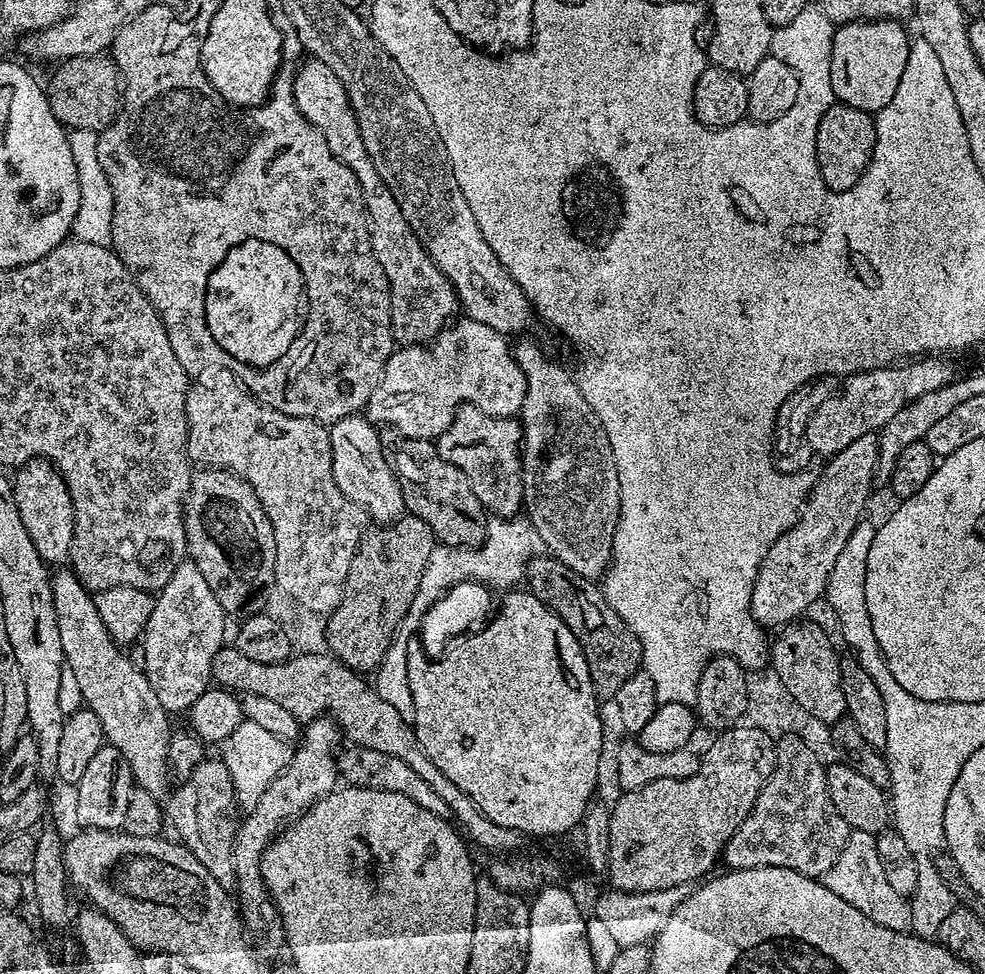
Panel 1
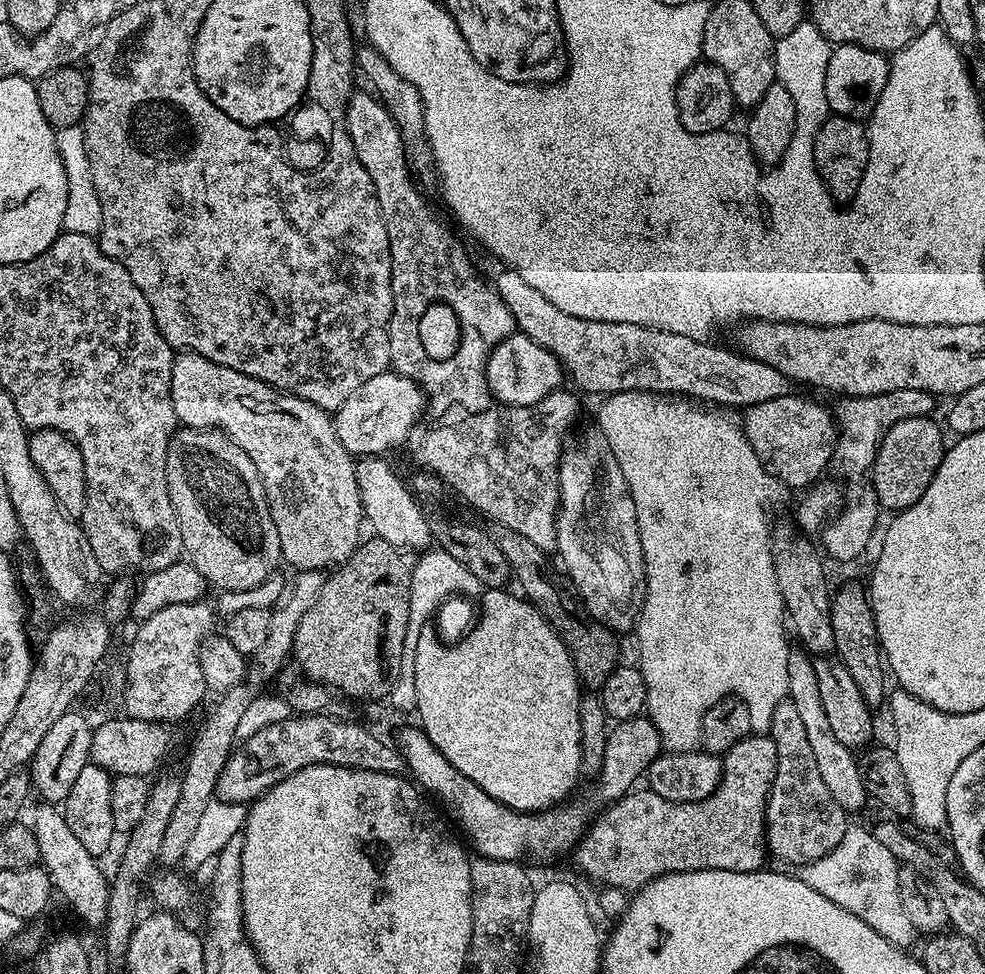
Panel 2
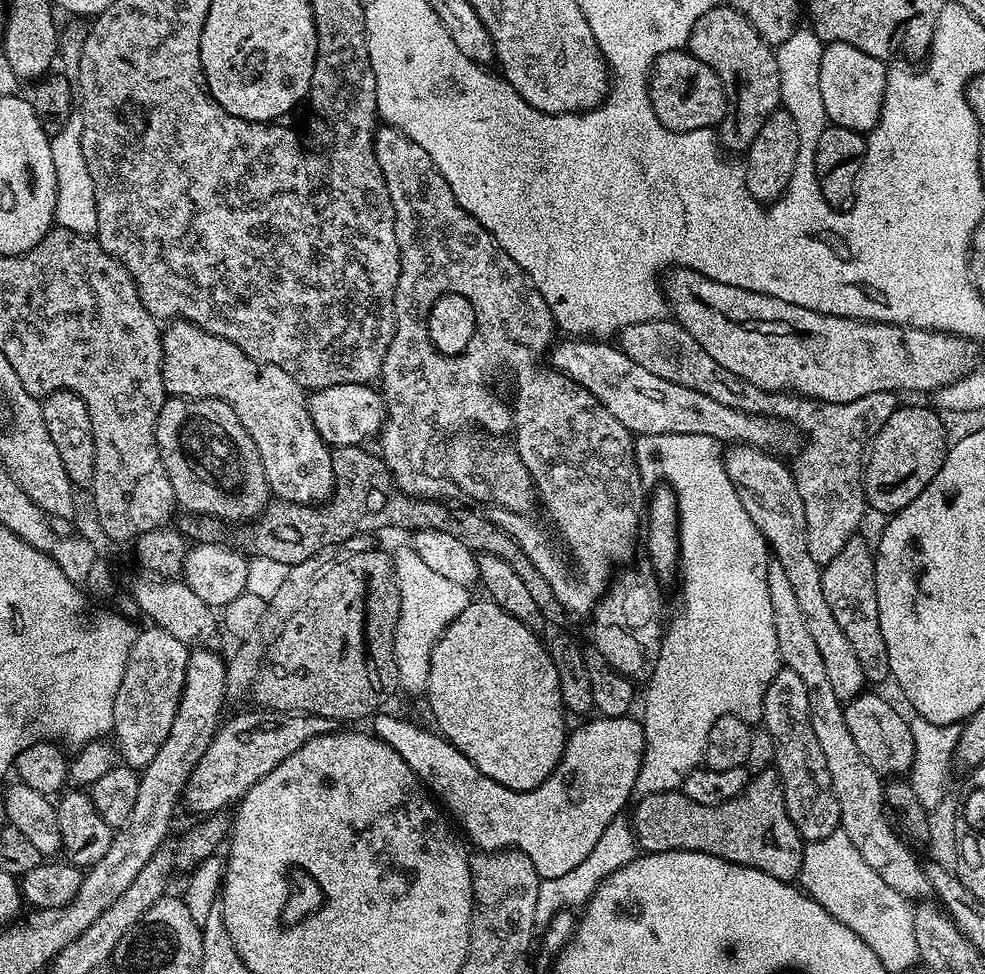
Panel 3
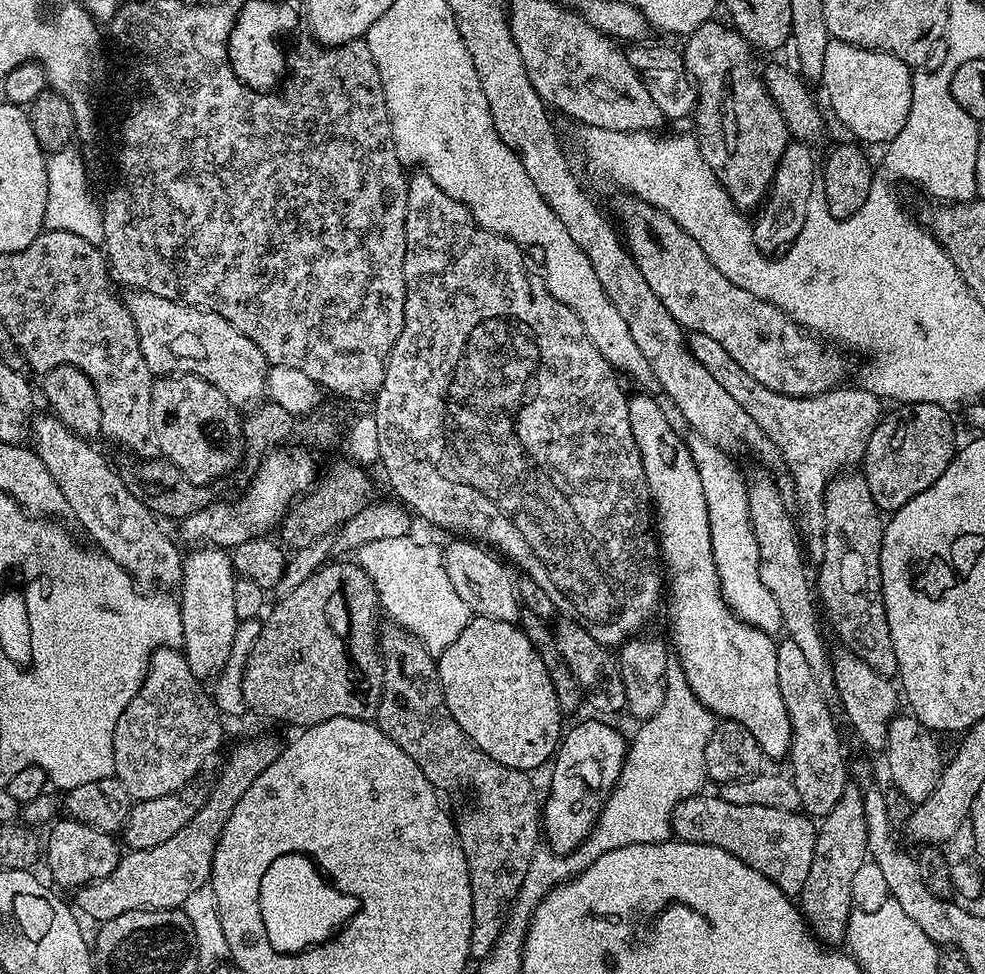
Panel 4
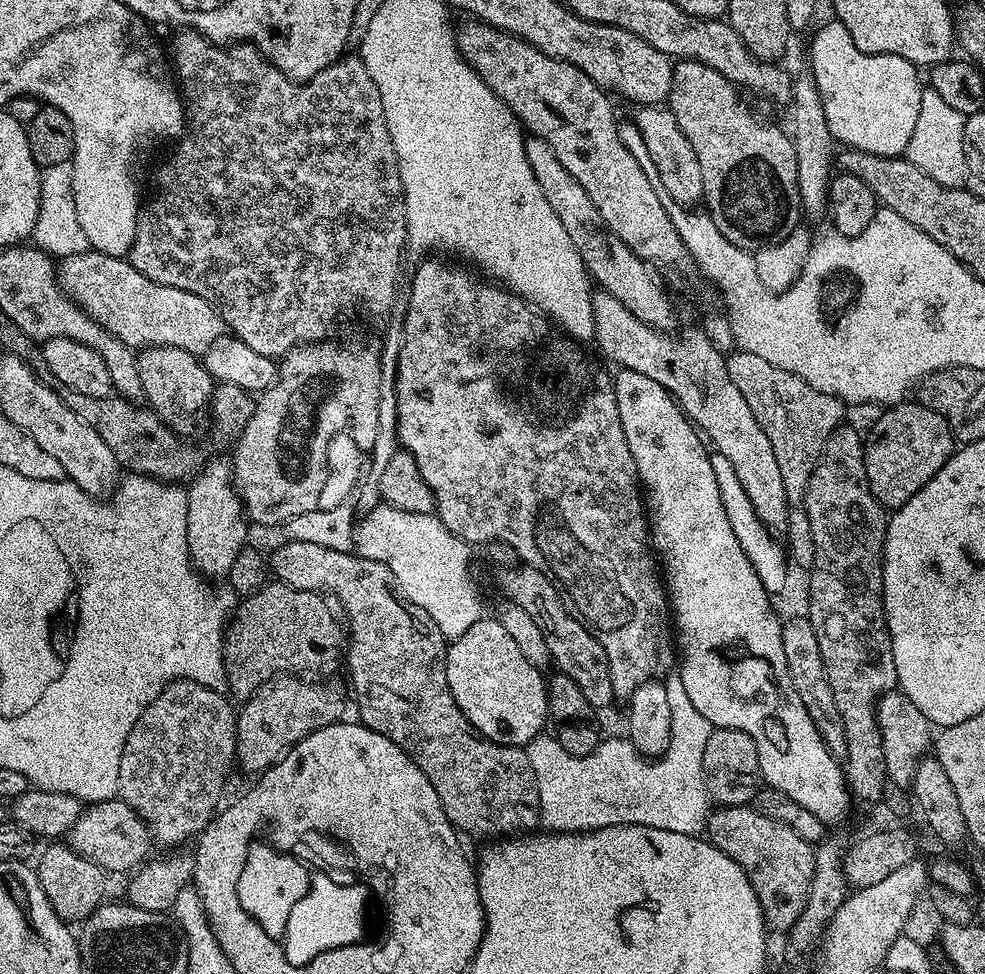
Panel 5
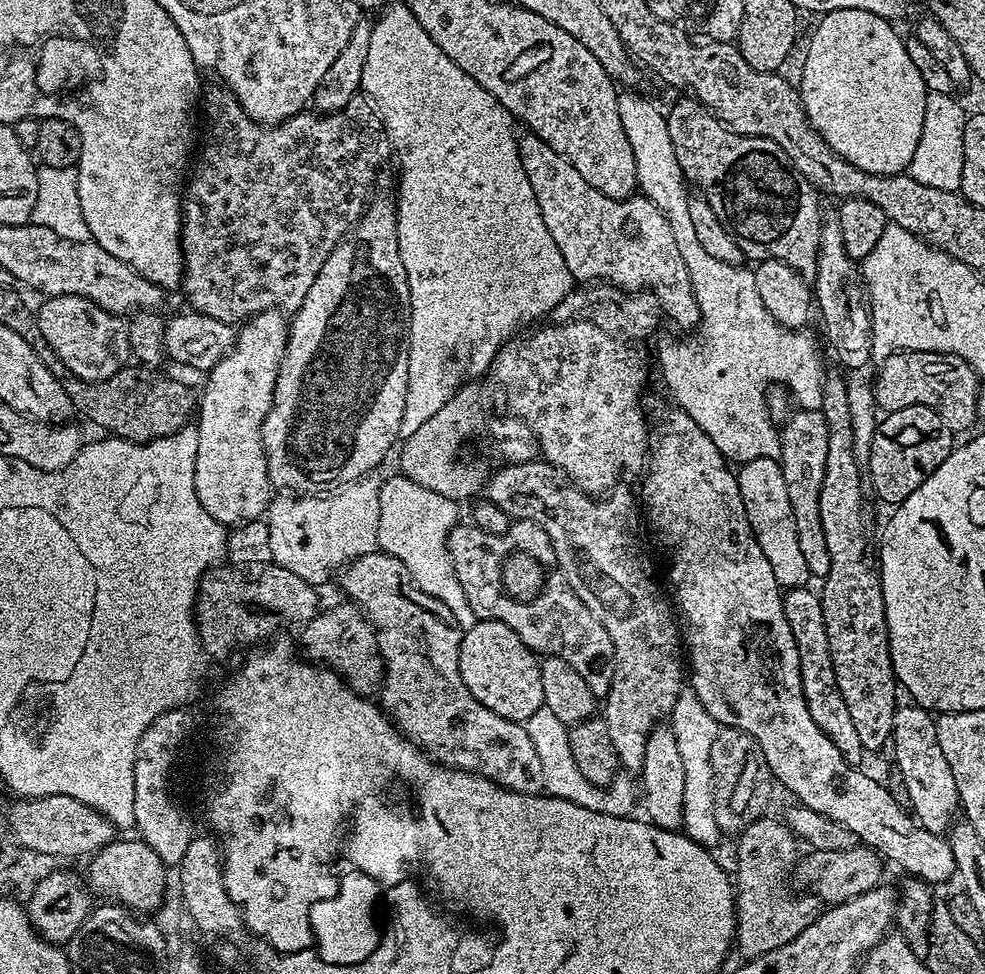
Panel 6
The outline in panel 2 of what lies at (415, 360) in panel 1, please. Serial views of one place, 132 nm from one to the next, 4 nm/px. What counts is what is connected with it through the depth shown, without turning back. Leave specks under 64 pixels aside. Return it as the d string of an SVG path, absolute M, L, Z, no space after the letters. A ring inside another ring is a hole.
M519 330L513 331L511 336L507 336L488 355L486 374L489 390L503 404L514 406L530 406L557 391L563 385L560 383L565 383L566 380L559 358L553 352L547 352L542 346L538 346L538 342L534 342ZM389 370L370 378L370 382L350 394L350 398L346 398L346 402L342 402L342 406L336 409L336 433L342 446L346 446L353 457L367 458L388 454L384 452L398 447L399 444L401 447L407 441L410 430L423 416L425 407L423 388L410 378Z

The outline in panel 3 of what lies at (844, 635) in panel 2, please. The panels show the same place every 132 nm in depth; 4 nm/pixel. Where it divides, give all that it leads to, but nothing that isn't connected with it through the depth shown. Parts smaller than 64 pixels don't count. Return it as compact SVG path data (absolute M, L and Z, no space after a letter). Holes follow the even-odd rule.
M857 534L846 542L842 554L834 558L834 562L823 565L820 577L822 578L822 594L826 594L826 603L834 614L838 626L842 626L842 634L846 634L846 642L854 649L858 663L862 665L865 681L872 686L880 686L890 676L890 654L886 654L886 638L882 638L882 626L878 622L878 590L876 589L876 557L871 543L863 540L863 535Z

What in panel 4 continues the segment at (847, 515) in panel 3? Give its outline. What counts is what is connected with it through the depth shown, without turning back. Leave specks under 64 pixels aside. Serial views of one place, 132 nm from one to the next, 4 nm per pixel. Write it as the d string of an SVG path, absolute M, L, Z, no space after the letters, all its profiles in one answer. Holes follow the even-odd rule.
M694 332L687 337L687 342L693 358L706 366L718 386L722 386L722 390L726 390L726 394L730 394L730 398L734 398L734 402L758 422L770 442L778 446L786 475L792 479L794 520L798 525L803 555L809 565L819 566L824 553L824 492L836 476L853 467L851 464L859 465L863 461L870 434L874 434L880 425L880 397L870 394L863 386L837 386L829 392L802 398L778 394L754 382L754 378L746 374L746 370L742 370L742 366L738 366L718 342L714 342L714 338Z

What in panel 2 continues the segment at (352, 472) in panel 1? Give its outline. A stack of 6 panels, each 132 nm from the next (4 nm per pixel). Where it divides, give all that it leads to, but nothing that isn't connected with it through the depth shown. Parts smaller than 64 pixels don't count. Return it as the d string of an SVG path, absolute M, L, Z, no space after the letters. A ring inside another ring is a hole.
M370 456L356 460L356 481L358 482L358 490L360 491L360 505L364 508L364 519L369 525L372 523L373 530L377 532L375 535L379 539L394 545L395 548L401 550L427 549L433 543L434 539L430 526L428 525L428 517L425 509L420 509L421 501L414 495L411 487L405 481L403 484L396 477L395 470L384 460L387 459L381 458L380 456Z

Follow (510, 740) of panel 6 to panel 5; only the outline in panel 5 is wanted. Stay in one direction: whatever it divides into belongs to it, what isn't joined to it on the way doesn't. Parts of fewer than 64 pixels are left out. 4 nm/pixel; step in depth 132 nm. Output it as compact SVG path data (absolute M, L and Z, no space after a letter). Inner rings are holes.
M293 539L287 543L270 556L271 575L298 590L319 590L329 597L336 596L337 602L344 607L343 619L350 633L350 643L346 648L348 672L356 691L359 723L390 738L390 742L397 744L420 767L422 774L430 778L430 786L438 790L438 802L442 802L446 818L465 837L511 838L535 829L540 824L538 782L527 751L488 740L472 727L466 714L458 710L458 702L454 702L454 694L450 694L446 682L448 644L434 618L402 594L390 566L362 558L351 551L343 552L340 546Z

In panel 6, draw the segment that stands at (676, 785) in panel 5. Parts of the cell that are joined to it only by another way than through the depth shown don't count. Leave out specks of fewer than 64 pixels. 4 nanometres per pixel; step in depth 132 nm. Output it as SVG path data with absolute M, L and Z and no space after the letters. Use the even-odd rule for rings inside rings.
M688 686L680 689L670 713L670 723L674 730L674 738L678 738L682 766L686 766L683 831L703 848L715 849L715 844L722 839L722 833L718 822L714 822L714 786L712 785L710 749L714 746L714 738L718 738L721 725L716 723L710 710L706 710L706 706L702 706L698 694ZM536 708L530 718L523 721L524 729L530 734L530 742L534 742L534 750L538 753L538 763L542 765L542 782L544 792L549 796L566 798L566 802L574 802L578 806L586 806L586 810L598 810L611 816L629 815L628 809L628 780L624 774L617 775L611 785L599 788L590 782L574 766L574 754L568 749L568 728L554 718L554 710Z

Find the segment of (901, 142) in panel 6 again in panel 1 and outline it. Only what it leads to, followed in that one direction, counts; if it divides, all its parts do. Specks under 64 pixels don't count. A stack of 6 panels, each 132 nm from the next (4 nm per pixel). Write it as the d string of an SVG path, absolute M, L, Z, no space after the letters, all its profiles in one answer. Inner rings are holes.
M855 20L852 24L839 25L832 33L832 54L827 57L828 80L837 101L850 106L858 106L863 112L877 113L884 109L886 102L894 98L902 70L906 70L906 58L910 36L904 33L905 25L899 20Z

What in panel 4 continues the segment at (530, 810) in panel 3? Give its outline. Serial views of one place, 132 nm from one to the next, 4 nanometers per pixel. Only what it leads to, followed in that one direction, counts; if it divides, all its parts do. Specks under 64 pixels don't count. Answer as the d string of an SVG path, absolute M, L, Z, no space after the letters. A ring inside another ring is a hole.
M603 719L584 720L560 737L560 746L551 761L552 781L548 797L542 800L542 836L547 847L557 854L575 850L592 832L608 795L620 777L629 741L616 728L603 724Z

